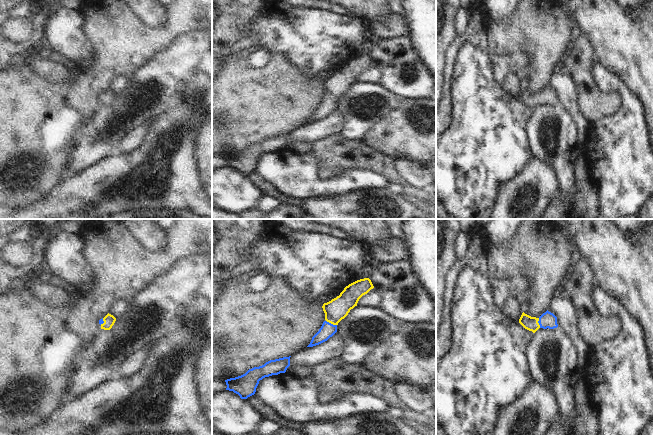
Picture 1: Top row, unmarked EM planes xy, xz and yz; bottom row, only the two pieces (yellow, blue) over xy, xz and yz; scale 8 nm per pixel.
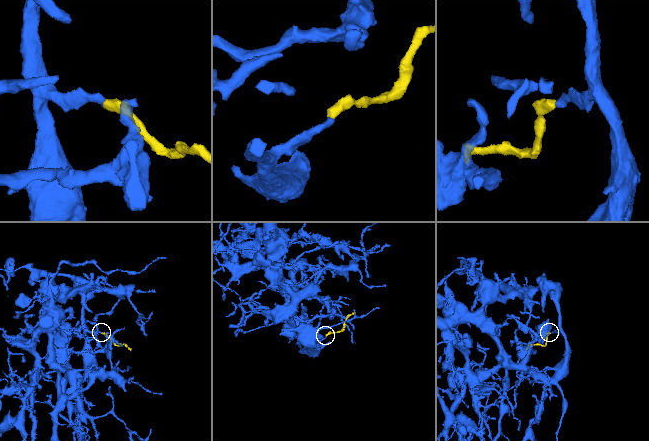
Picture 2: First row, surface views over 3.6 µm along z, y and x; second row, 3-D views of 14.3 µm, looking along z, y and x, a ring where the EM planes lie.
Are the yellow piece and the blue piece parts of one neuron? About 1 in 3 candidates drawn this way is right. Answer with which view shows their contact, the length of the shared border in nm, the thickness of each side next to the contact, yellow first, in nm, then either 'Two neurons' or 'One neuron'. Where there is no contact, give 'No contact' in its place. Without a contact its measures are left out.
Touches yellow in xz. Shared border 100 nm. Thickness 180 nm (yellow) against 120 nm. One neuron.

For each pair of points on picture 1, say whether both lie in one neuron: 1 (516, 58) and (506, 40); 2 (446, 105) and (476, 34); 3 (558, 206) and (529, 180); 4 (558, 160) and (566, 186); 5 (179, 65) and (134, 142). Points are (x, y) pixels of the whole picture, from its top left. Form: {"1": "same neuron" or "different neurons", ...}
{"1": "different neurons", "2": "same neuron", "3": "different neurons", "4": "same neuron", "5": "different neurons"}

